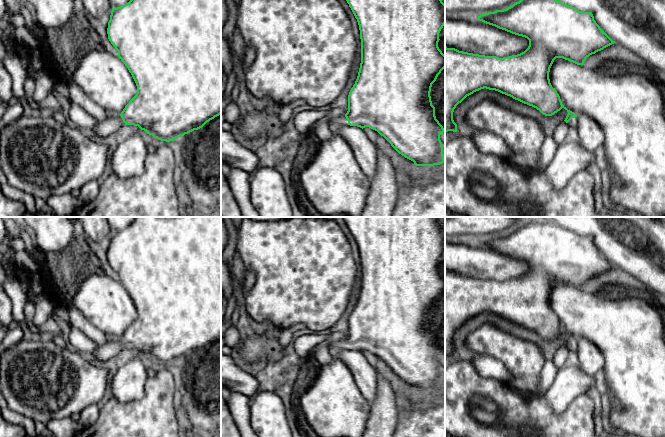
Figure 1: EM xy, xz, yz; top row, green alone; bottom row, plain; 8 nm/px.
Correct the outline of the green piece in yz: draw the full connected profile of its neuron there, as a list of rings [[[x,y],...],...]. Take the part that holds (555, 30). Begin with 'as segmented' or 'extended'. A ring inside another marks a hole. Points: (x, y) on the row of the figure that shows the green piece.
extended; [[[520,0],[512,6],[480,14],[476,20],[529,40],[528,48],[517,55],[499,58],[445,47],[445,132],[457,132],[453,120],[456,106],[467,96],[481,89],[495,90],[552,116],[562,108],[568,114],[565,122],[577,127],[577,115],[568,110],[552,87],[550,68],[556,58],[584,65],[587,57],[616,43],[596,23],[591,12],[582,12],[559,0]]]

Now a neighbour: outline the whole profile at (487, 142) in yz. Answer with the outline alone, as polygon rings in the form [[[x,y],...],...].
[[[478,129],[471,136],[471,139],[483,153],[497,155],[503,158],[512,155],[512,149],[507,145],[506,141],[501,136],[488,130]]]

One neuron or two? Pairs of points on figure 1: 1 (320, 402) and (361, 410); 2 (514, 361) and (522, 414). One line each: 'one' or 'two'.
1: one
2: two

